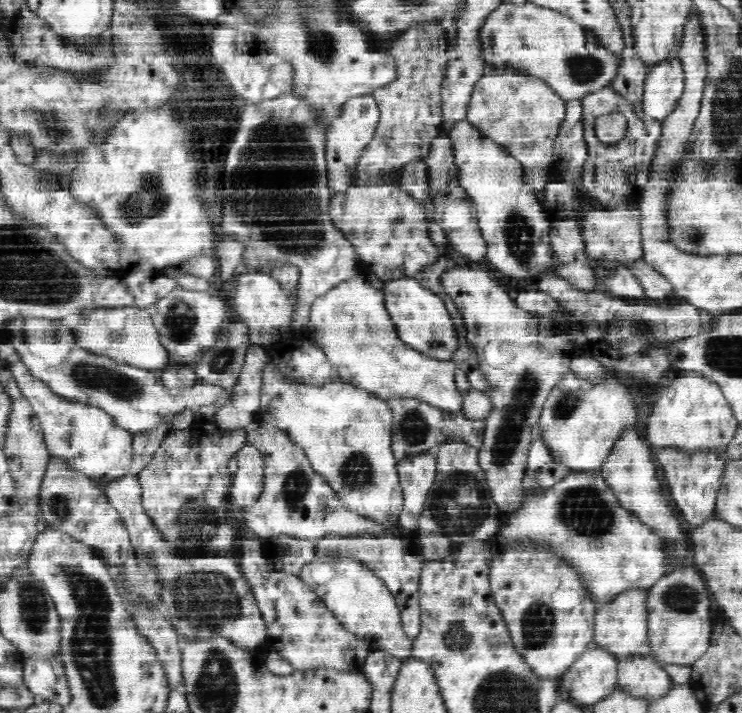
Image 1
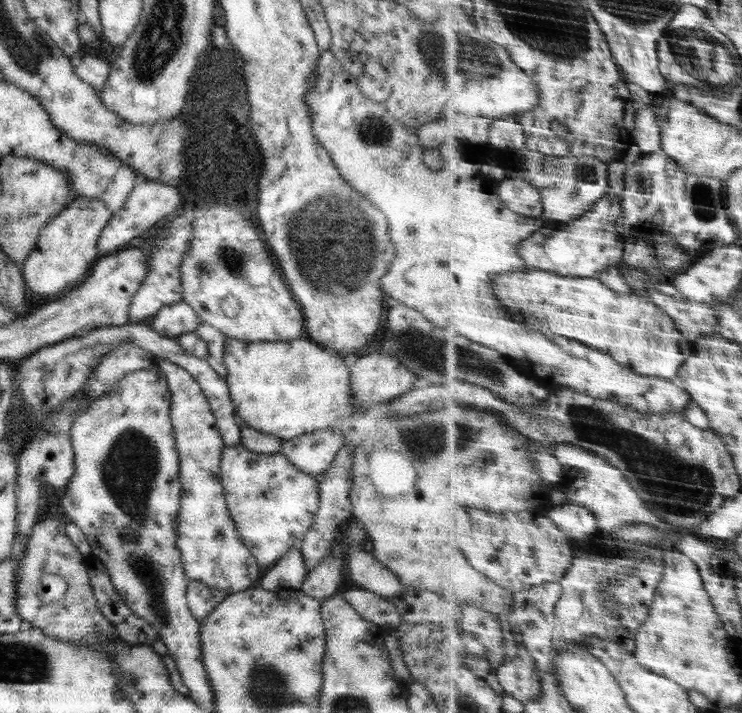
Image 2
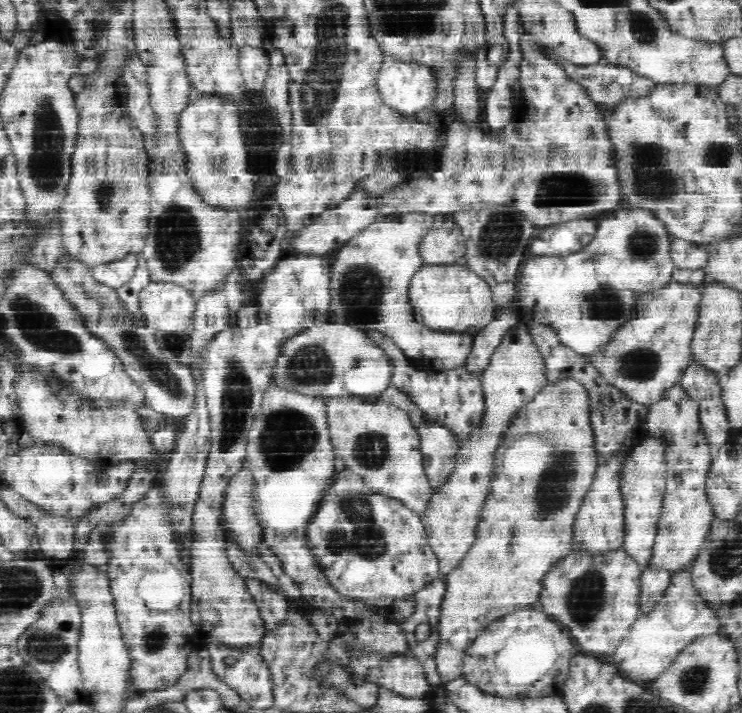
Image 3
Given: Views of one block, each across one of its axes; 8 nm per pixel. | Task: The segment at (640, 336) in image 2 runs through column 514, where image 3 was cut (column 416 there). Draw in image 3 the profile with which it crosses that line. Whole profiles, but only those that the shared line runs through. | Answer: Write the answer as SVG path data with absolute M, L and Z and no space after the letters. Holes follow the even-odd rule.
M462 262L445 265L426 263L412 277L409 288L409 300L416 321L433 330L477 335L494 320L497 312L491 285Z

